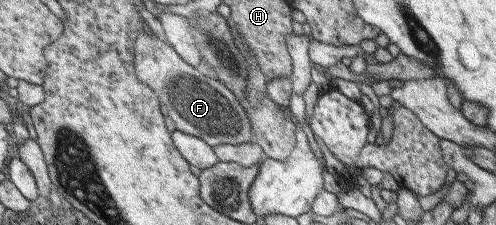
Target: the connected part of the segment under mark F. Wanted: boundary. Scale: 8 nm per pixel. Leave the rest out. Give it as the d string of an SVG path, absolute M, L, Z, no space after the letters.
M140 31L136 40L136 76L160 92L166 116L176 124L176 130L198 136L206 144L233 144L250 141L251 125L243 106L226 84L204 76L200 68L188 65L167 42L156 34Z

